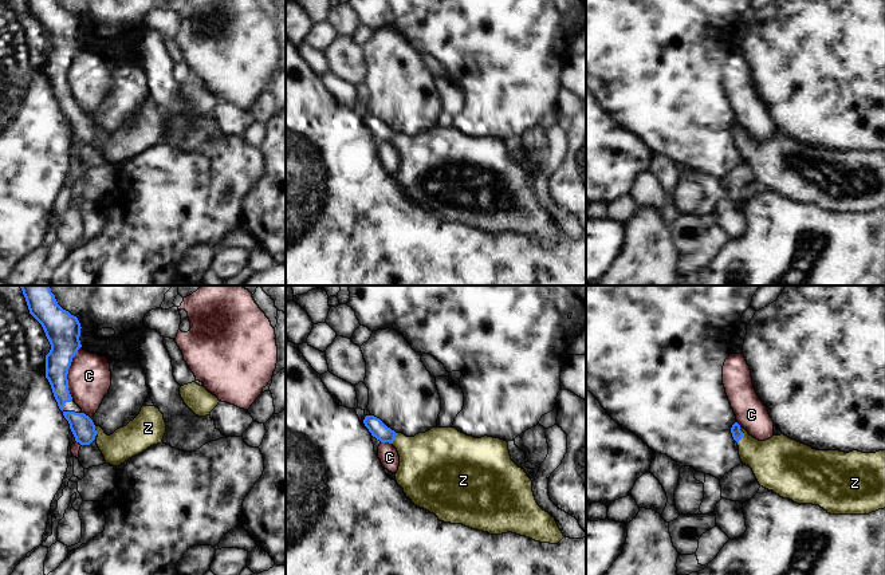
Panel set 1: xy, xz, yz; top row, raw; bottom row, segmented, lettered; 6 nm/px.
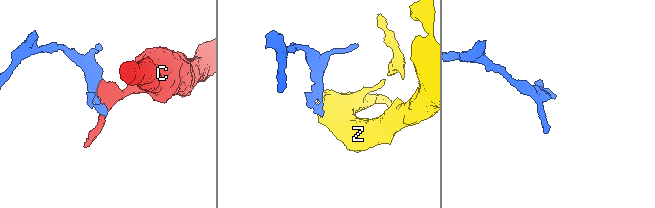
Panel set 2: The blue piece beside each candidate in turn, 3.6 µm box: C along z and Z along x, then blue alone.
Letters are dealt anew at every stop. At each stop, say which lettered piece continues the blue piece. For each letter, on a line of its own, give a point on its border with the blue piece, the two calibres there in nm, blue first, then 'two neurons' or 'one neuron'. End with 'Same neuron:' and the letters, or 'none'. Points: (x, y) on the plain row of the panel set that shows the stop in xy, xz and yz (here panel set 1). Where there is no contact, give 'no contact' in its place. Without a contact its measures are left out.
C: xy (67, 73) | 200/260 nm | two neurons
Z: yz (742, 134) | 60/280 nm | one neuron
Same neuron: Z

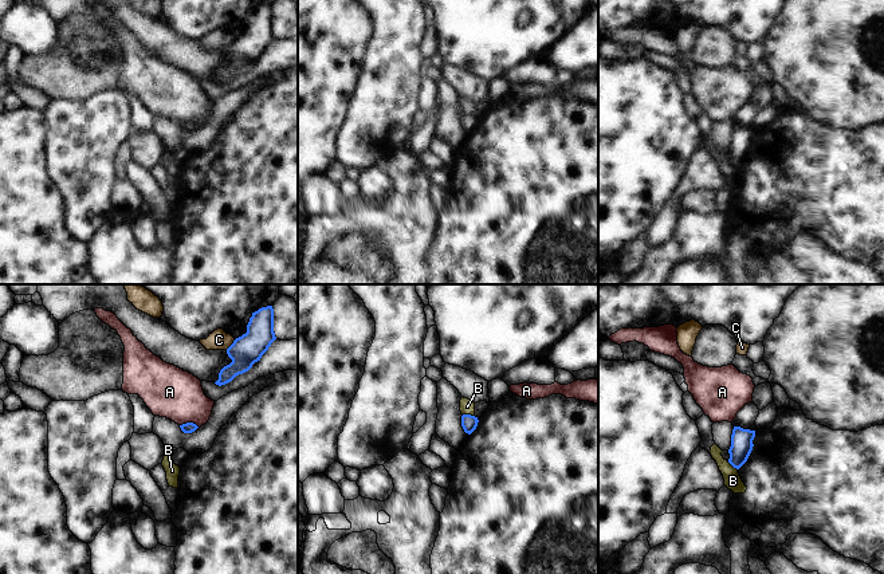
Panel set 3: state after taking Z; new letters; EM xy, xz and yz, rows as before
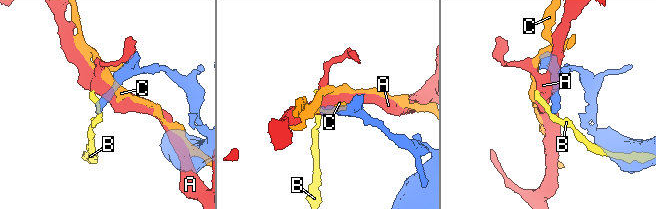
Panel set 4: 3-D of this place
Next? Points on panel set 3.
A: xy (189, 122) | 60/300 nm | two neurons
B: xz (468, 114) | 90/90 nm | two neurons
C: xy (231, 44) | 180/120 nm | two neurons
Same neuron: none

